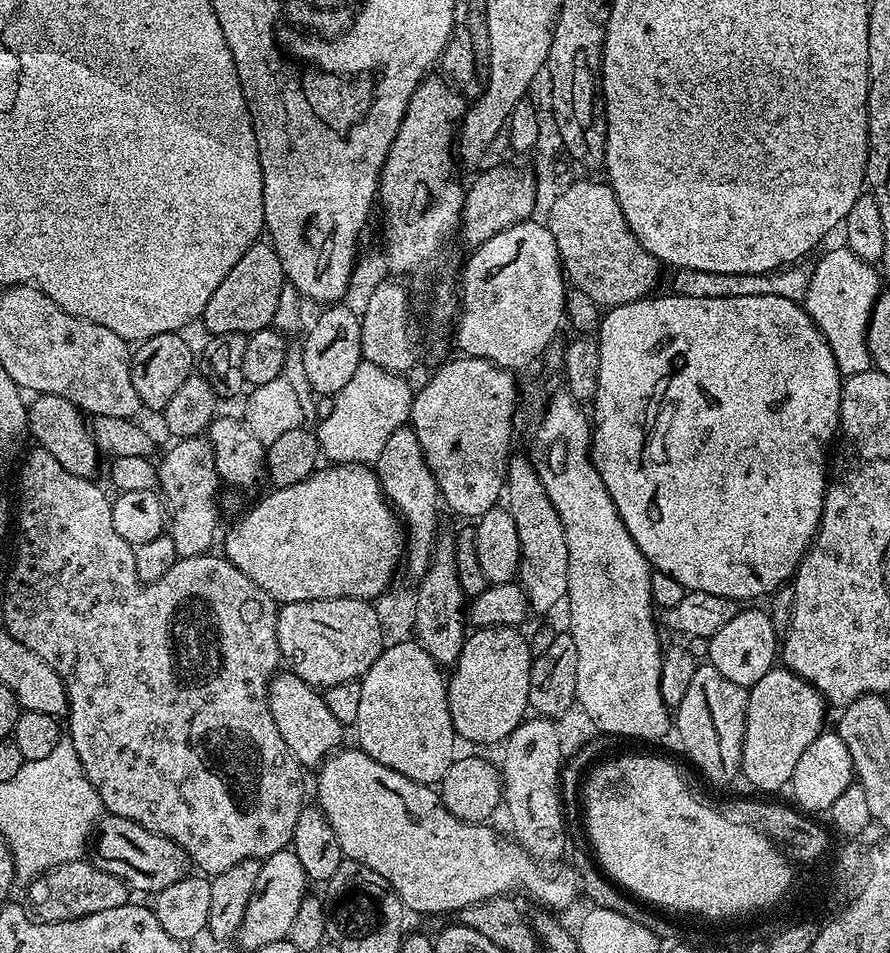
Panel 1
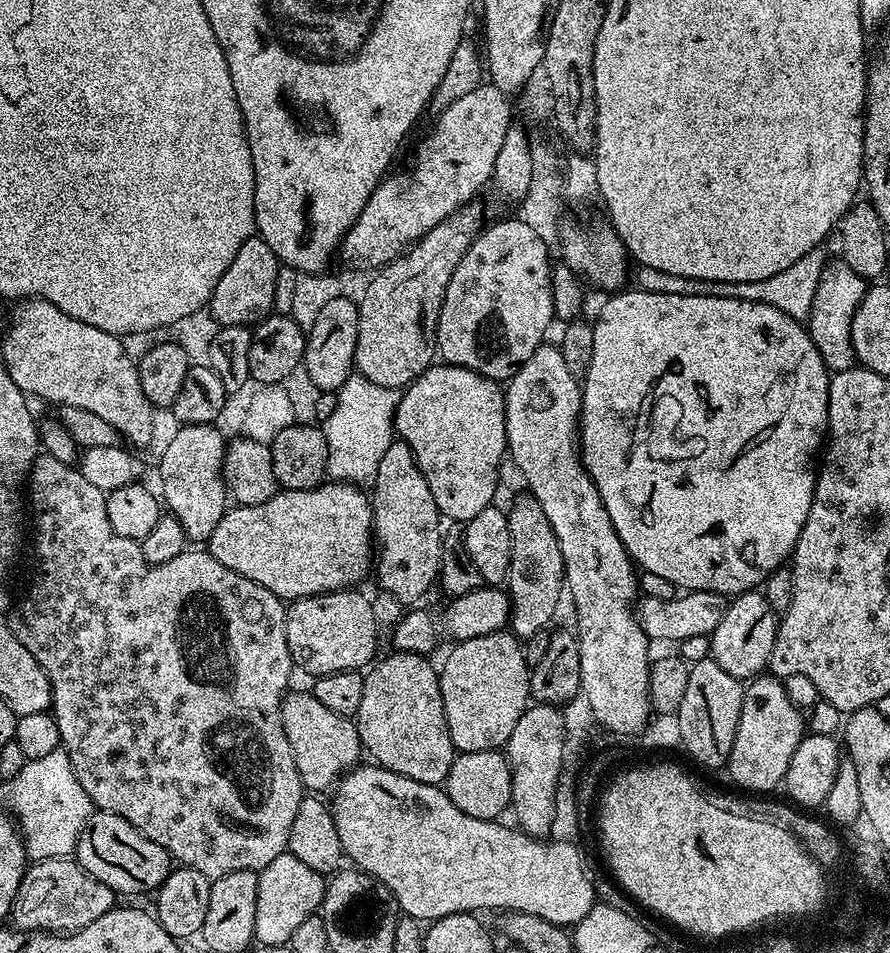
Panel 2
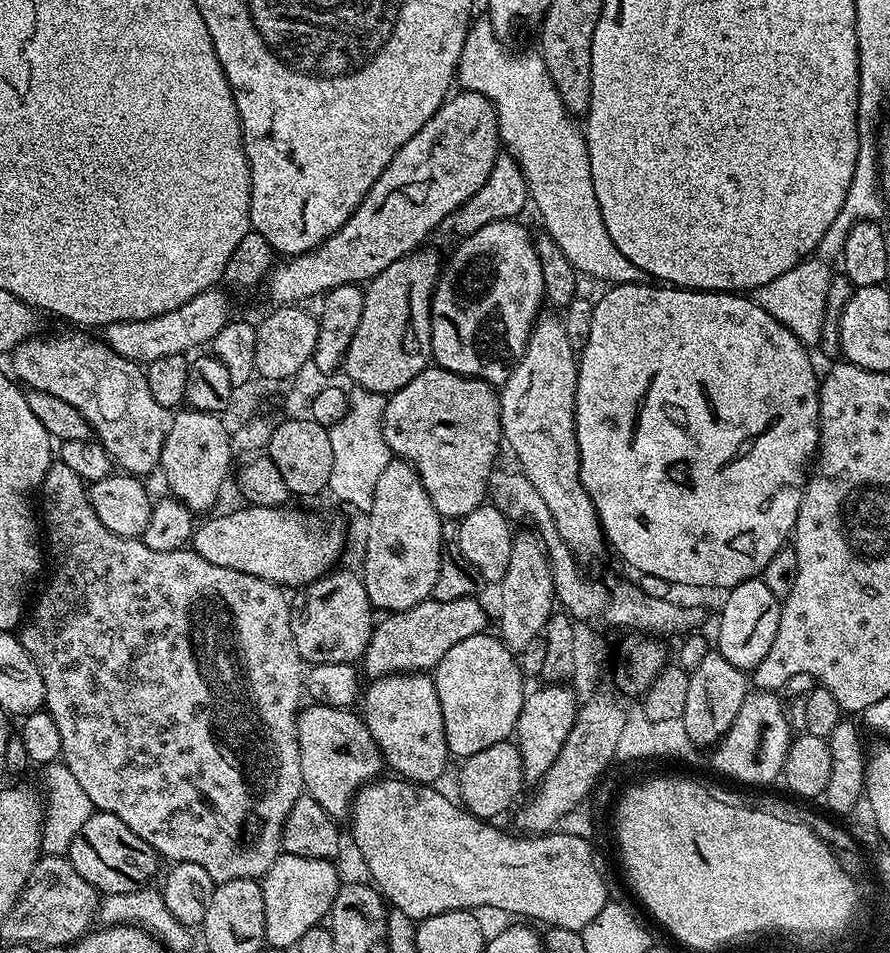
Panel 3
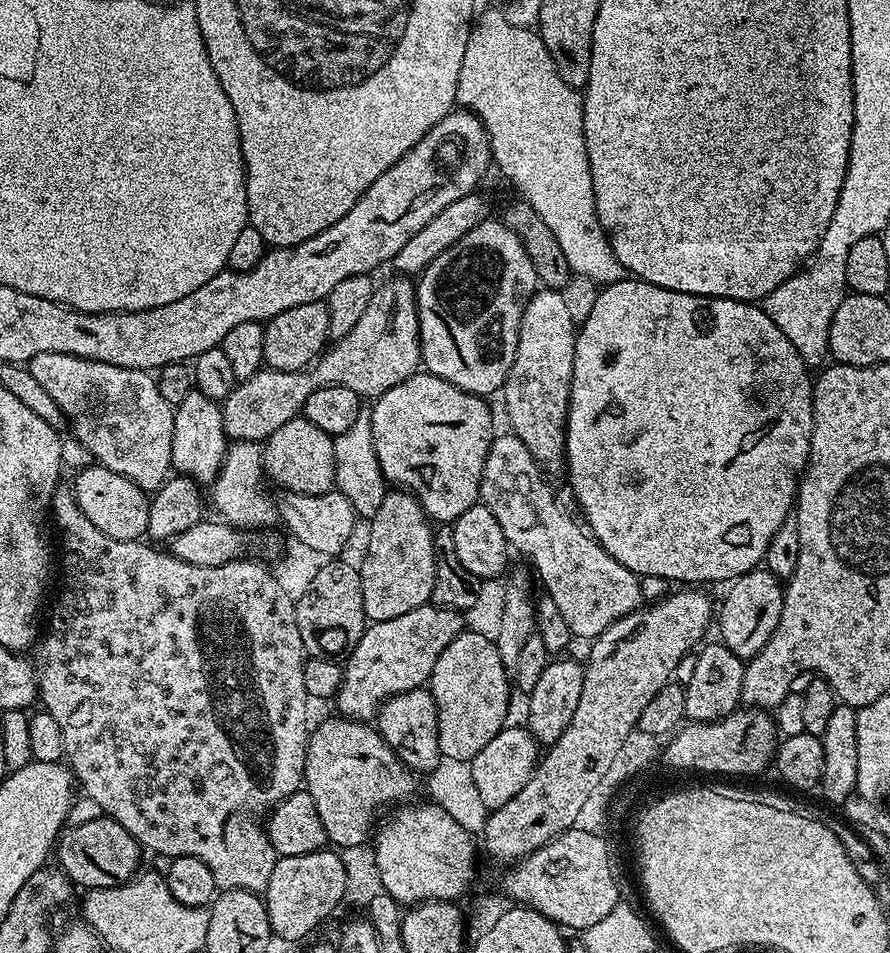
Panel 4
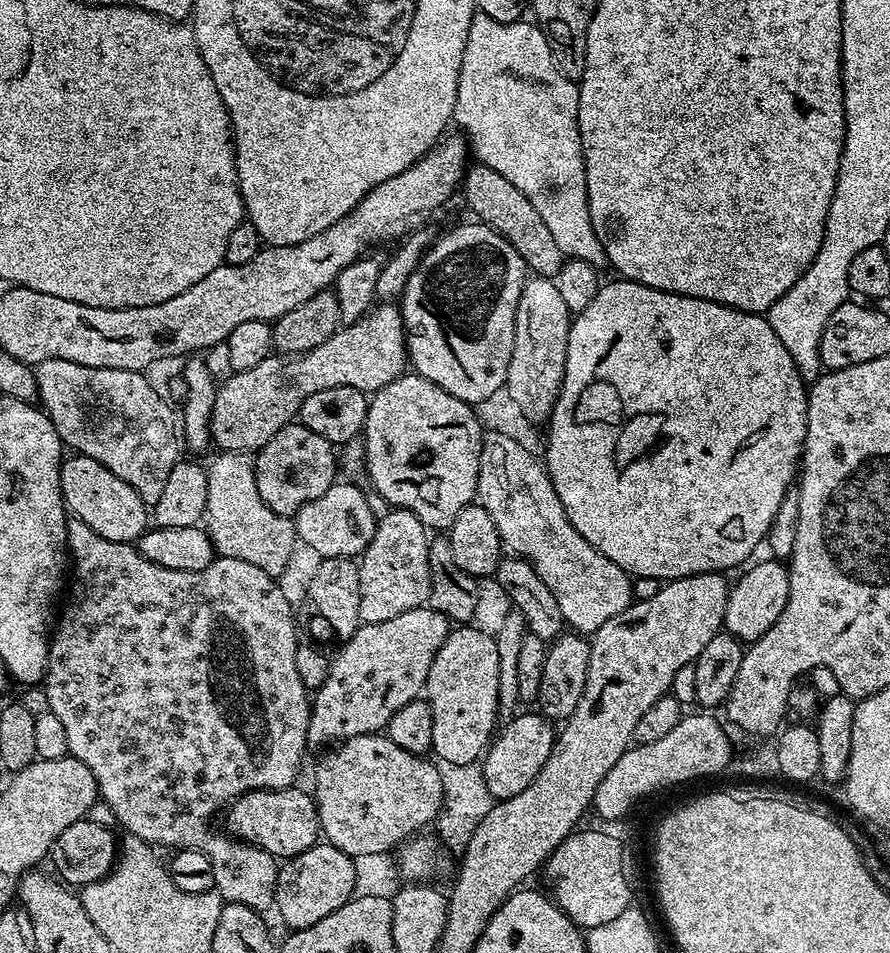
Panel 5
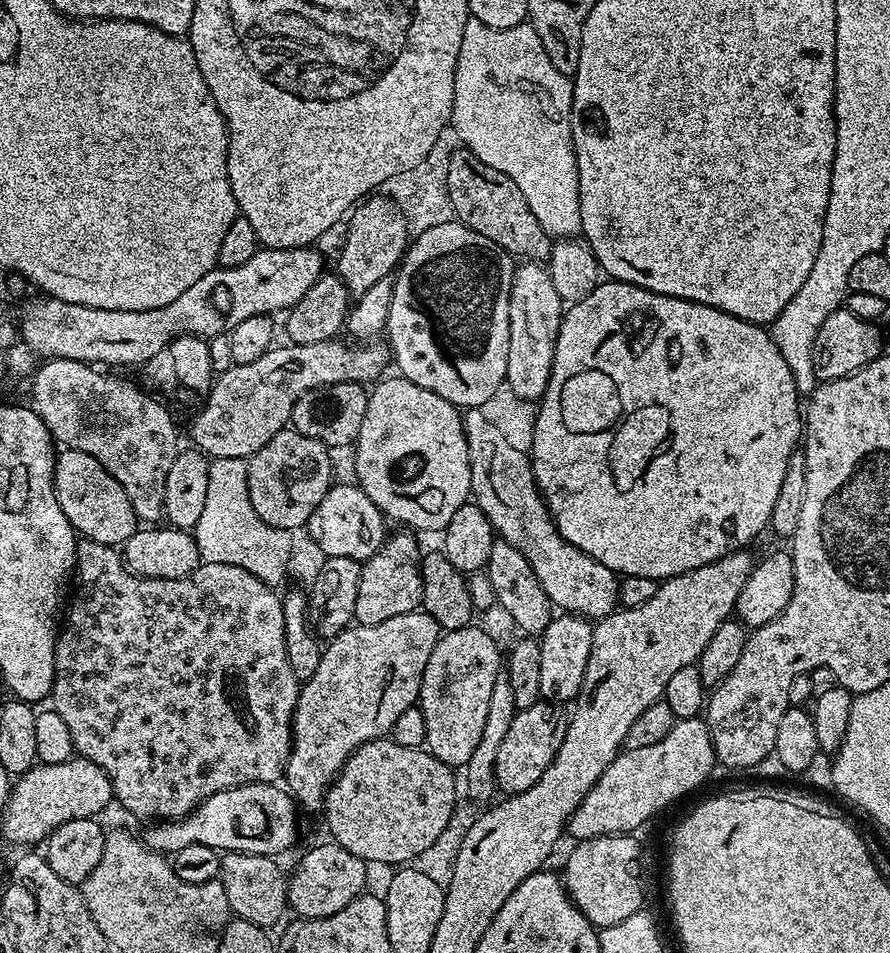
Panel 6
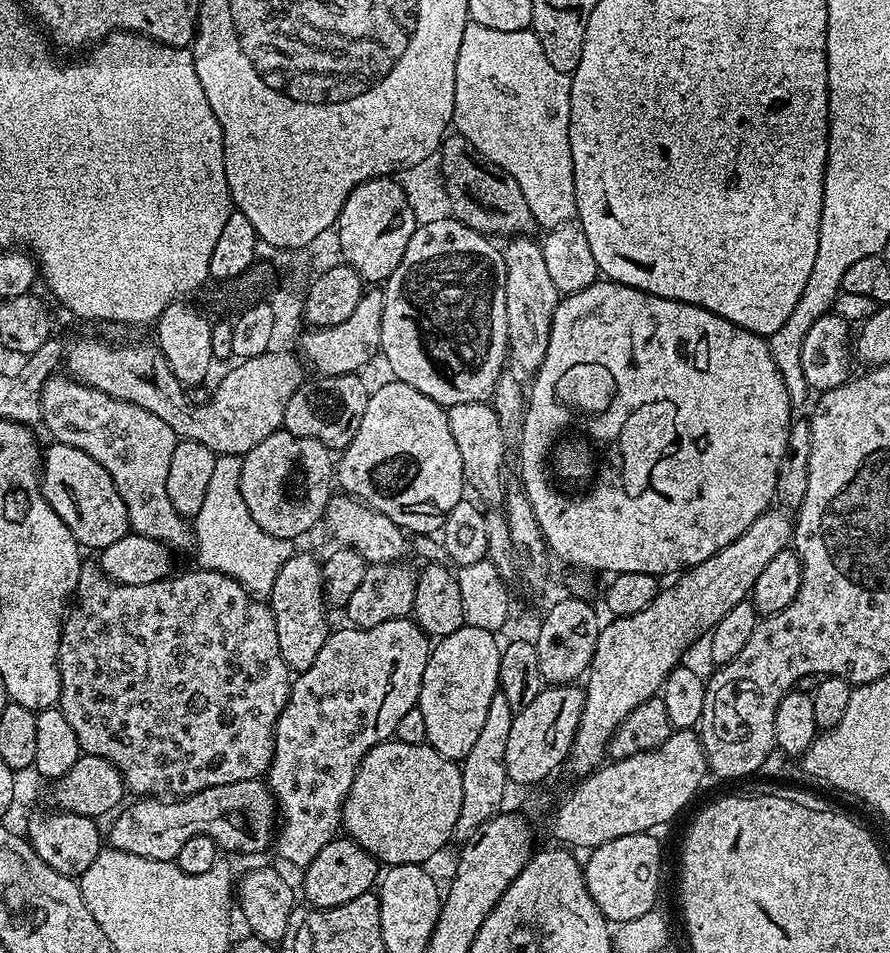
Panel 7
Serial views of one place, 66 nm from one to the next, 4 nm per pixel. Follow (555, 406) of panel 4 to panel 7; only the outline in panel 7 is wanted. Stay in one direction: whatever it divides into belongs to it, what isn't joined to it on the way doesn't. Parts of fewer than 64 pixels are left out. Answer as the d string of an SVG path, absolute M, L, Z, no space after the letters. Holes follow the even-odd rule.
M512 238L503 249L506 262L506 326L511 363L516 363L521 373L536 373L546 358L554 310L560 304L562 293L554 286L546 270L546 258L540 244L532 238Z

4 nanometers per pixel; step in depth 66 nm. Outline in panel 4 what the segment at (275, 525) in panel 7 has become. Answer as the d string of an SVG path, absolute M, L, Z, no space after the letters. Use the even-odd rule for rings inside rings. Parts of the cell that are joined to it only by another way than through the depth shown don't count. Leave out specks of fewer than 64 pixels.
M297 418L278 426L274 434L263 441L264 471L269 477L280 476L285 489L304 495L321 495L333 491L336 482L334 439L326 435L314 422Z

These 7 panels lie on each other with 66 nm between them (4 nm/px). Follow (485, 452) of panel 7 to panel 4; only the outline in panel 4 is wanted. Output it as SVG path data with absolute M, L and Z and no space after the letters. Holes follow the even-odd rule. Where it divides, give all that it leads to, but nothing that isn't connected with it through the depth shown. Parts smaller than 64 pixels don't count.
M500 434L493 435L492 437L492 445L490 446L490 450L486 454L486 466L482 470L482 482L480 483L480 500L487 508L490 510L490 514L494 514L494 518L498 518L498 526L502 526L502 534L506 534L506 538L508 539L509 545L513 549L516 548L521 552L522 555L525 556L526 559L532 560L531 567L534 569L536 567L535 575L538 577L540 575L540 580L544 583L543 591L547 596L554 600L555 605L558 606L559 613L562 614L562 617L566 620L566 624L569 627L570 631L572 631L573 637L581 638L585 640L585 642L591 642L596 639L597 636L601 636L601 634L614 622L618 622L618 618L622 618L626 614L630 614L631 612L637 612L640 607L645 603L645 598L642 596L642 590L639 589L640 577L636 575L636 573L629 570L626 566L622 566L622 562L618 562L607 550L604 549L596 541L595 536L589 534L579 523L575 524L574 521L571 520L570 517L564 513L564 508L562 505L556 501L556 496L552 493L552 488L547 484L545 473L542 471L539 464L537 464L536 460L530 454L530 450L526 450L526 446L517 436L511 434L505 434L505 436L500 436Z

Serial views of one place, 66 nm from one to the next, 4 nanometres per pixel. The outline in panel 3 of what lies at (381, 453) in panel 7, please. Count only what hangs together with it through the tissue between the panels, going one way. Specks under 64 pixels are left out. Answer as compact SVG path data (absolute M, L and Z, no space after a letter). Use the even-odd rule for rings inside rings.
M429 366L422 370L422 374L418 374L418 378L406 382L406 386L402 386L402 390L391 393L391 395L387 397L387 402L388 405L384 411L384 437L388 443L388 448L391 450L393 457L406 460L416 467L416 473L422 478L422 486L426 486L426 494L430 494L430 502L434 502L434 506L440 511L441 517L463 518L470 514L470 510L474 510L480 504L485 503L486 497L488 496L488 483L490 482L494 469L497 467L496 455L500 452L500 444L502 448L500 398L497 389L484 380L474 379L473 376L459 376L445 368Z

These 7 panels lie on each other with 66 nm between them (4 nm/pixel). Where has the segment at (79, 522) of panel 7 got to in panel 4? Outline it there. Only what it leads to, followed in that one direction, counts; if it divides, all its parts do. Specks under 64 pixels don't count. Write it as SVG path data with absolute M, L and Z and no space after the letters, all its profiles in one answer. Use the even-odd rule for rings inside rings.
M91 467L82 469L76 476L76 484L74 483L76 501L82 514L86 514L86 518L90 518L90 522L94 522L94 526L98 526L98 530L110 538L141 539L148 530L149 497L137 484L130 482L130 478L114 474L114 470L109 468Z

